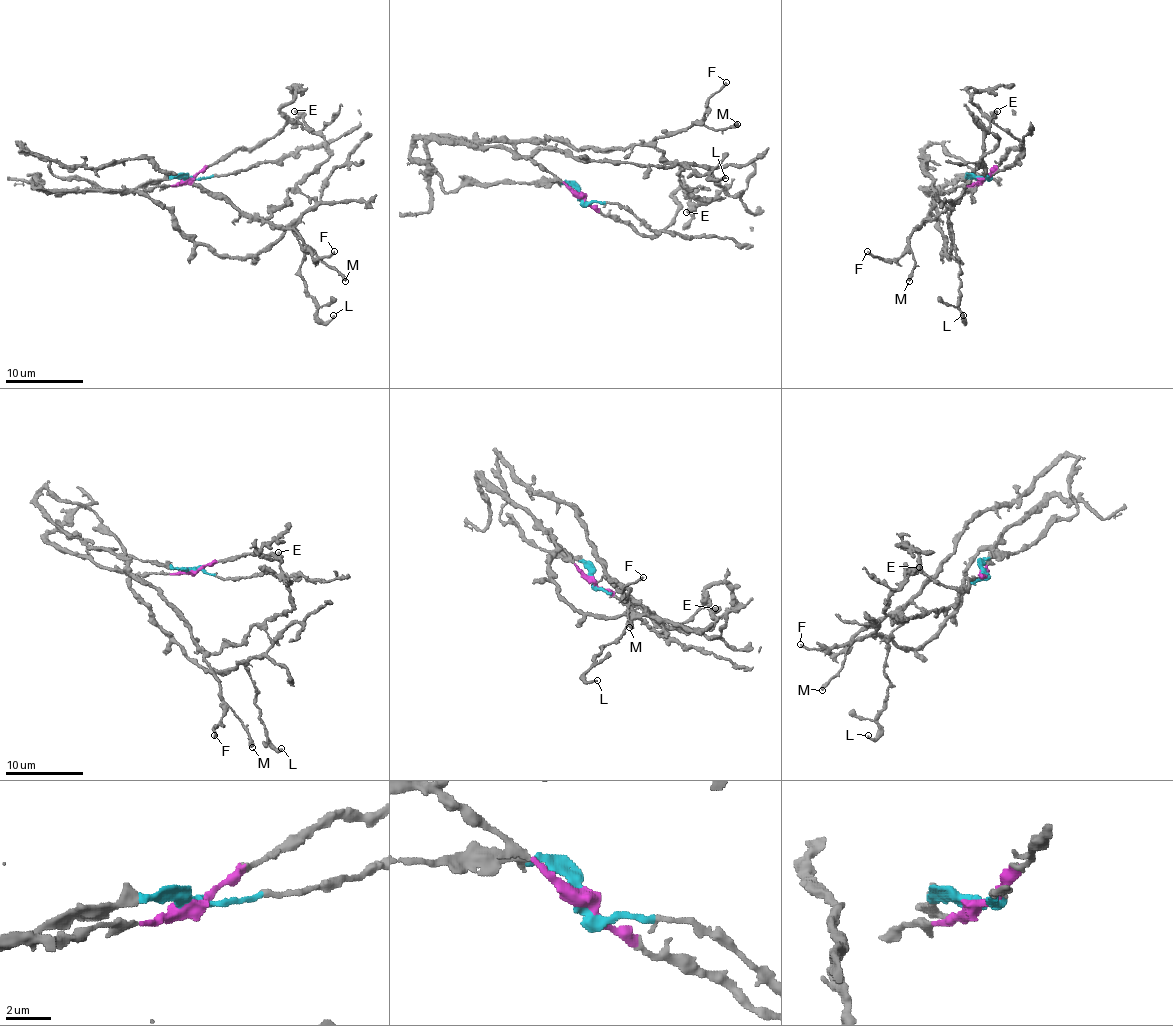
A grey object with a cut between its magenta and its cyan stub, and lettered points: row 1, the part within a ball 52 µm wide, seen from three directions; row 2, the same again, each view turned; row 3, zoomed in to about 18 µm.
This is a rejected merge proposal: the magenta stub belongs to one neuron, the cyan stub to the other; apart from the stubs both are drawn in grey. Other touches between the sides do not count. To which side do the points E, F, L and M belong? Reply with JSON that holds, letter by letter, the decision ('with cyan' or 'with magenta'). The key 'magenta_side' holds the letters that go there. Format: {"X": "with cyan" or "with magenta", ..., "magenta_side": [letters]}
{"E": "with cyan", "F": "with cyan", "L": "with magenta", "M": "with cyan", "magenta_side": ["L"]}

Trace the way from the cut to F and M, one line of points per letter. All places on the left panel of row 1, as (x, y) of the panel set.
F: (189, 178), (101, 192), (17, 143), (64, 165), (150, 159), (290, 227), (313, 258), (335, 250)
M: (189, 178), (101, 192), (56, 176), (17, 143), (58, 163), (150, 159), (290, 227), (344, 281)

